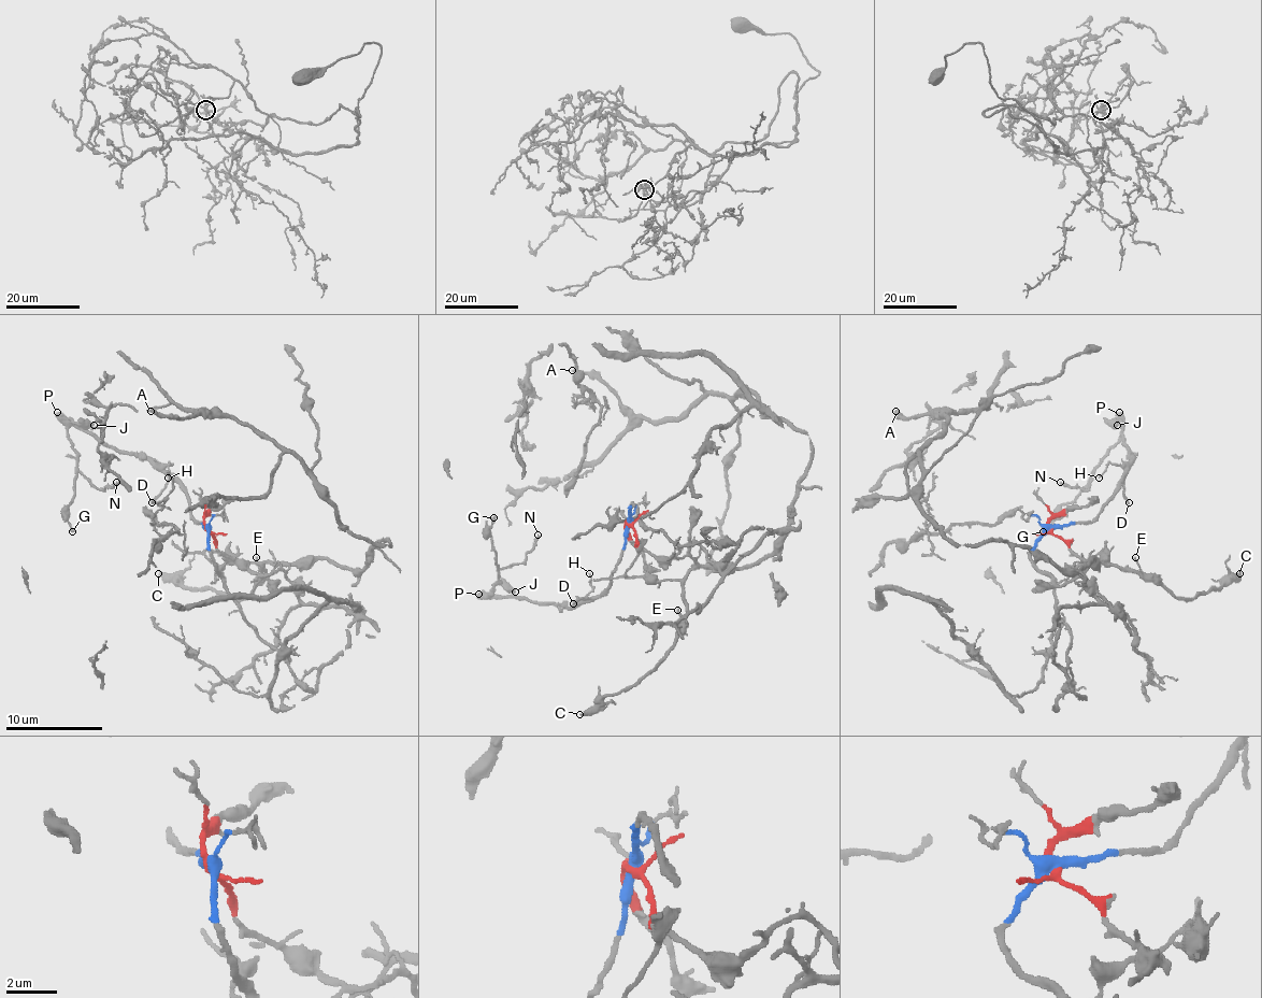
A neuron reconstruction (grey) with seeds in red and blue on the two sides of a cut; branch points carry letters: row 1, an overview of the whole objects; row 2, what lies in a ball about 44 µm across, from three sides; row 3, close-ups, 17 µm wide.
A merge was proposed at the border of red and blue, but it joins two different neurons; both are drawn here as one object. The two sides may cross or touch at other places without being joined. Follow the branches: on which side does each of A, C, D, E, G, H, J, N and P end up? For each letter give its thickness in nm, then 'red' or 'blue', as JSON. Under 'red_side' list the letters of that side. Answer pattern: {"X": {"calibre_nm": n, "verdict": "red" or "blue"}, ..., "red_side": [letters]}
{"A": {"calibre_nm": 280, "verdict": "red"}, "C": {"calibre_nm": 380, "verdict": "red"}, "D": {"calibre_nm": 190, "verdict": "blue"}, "E": {"calibre_nm": 130, "verdict": "red"}, "G": {"calibre_nm": 240, "verdict": "blue"}, "H": {"calibre_nm": 100, "verdict": "blue"}, "J": {"calibre_nm": 480, "verdict": "blue"}, "N": {"calibre_nm": 190, "verdict": "blue"}, "P": {"calibre_nm": 600, "verdict": "blue"}, "red_side": ["A", "C", "E"]}

